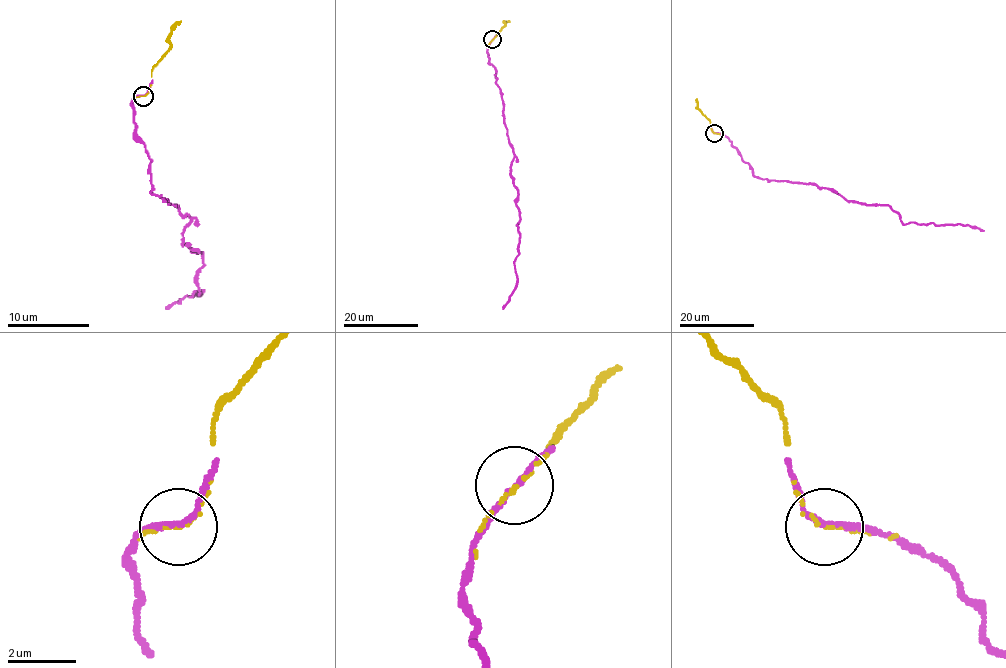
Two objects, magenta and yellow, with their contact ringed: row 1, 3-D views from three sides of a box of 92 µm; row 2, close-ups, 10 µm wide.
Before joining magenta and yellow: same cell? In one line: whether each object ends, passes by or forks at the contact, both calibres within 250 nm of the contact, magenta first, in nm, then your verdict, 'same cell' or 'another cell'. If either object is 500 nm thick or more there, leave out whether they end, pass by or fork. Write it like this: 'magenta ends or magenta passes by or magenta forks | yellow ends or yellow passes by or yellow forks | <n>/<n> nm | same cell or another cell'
magenta passes by | yellow passes by | 160/70 nm | same cell

